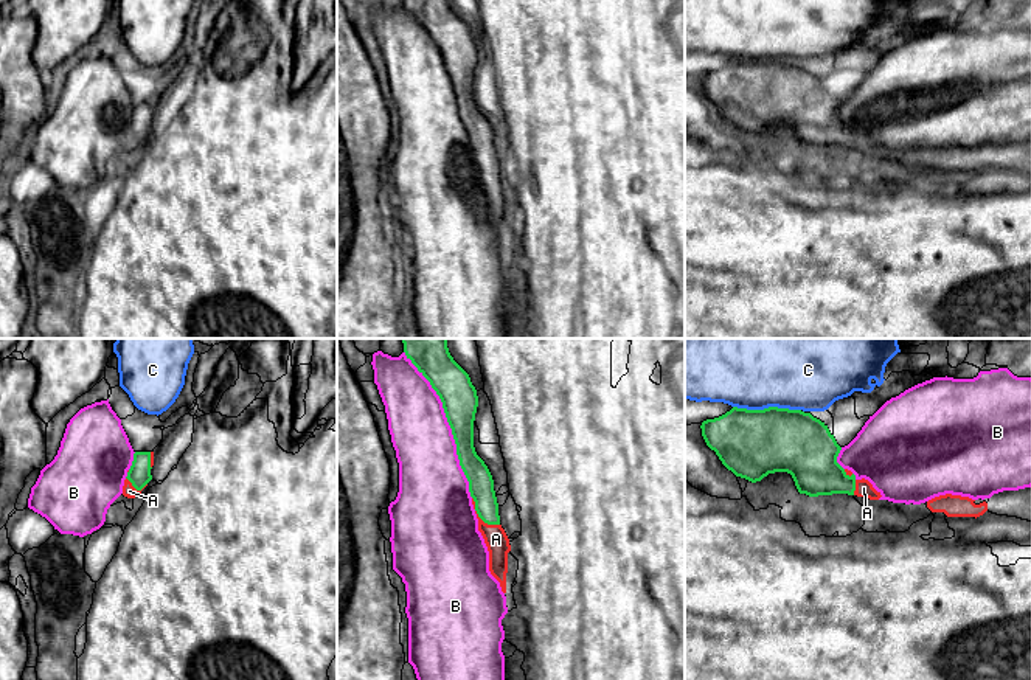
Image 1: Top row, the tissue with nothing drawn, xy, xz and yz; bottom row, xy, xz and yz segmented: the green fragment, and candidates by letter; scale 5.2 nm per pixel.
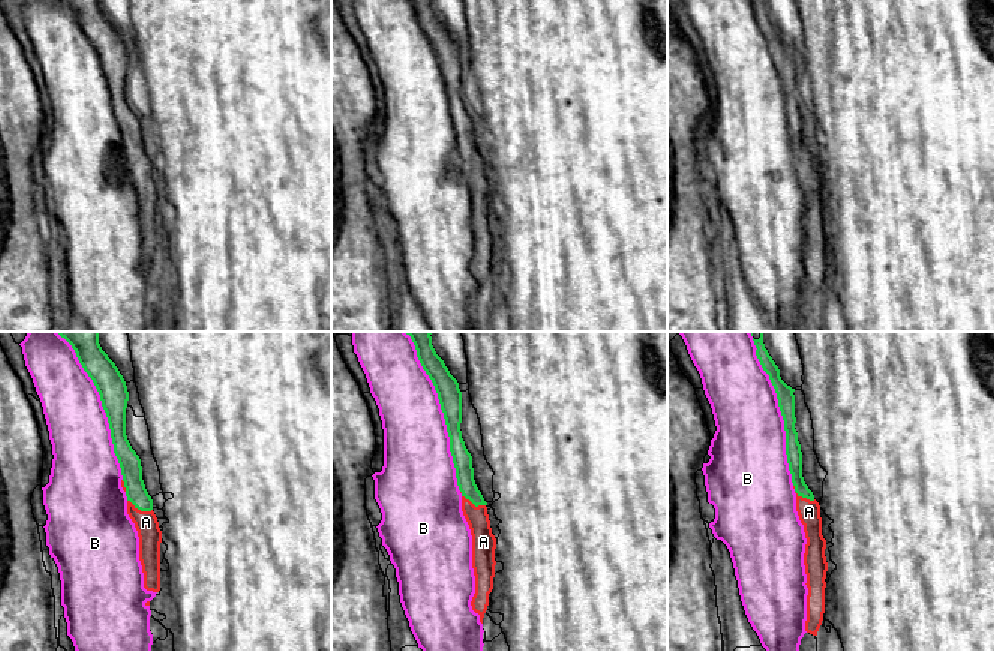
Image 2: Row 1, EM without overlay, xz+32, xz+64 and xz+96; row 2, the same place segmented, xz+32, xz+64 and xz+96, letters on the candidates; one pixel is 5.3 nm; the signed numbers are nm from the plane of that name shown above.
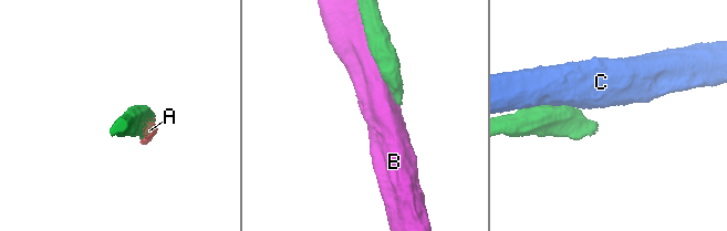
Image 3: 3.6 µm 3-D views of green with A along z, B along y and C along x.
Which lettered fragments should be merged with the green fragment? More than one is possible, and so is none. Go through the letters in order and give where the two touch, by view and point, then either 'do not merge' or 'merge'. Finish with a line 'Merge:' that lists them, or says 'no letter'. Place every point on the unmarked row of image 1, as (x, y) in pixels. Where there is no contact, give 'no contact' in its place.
A: contact xz (480, 170); merge
B: contact xz (449, 76); do not merge
C: contact yz (767, 61); do not merge
Merge: A

